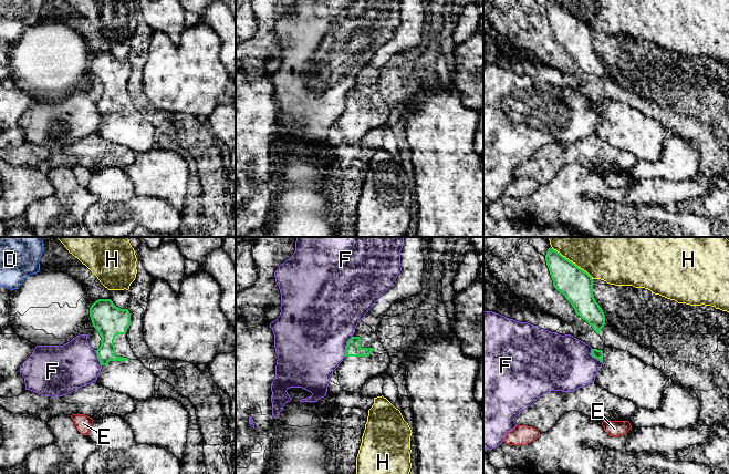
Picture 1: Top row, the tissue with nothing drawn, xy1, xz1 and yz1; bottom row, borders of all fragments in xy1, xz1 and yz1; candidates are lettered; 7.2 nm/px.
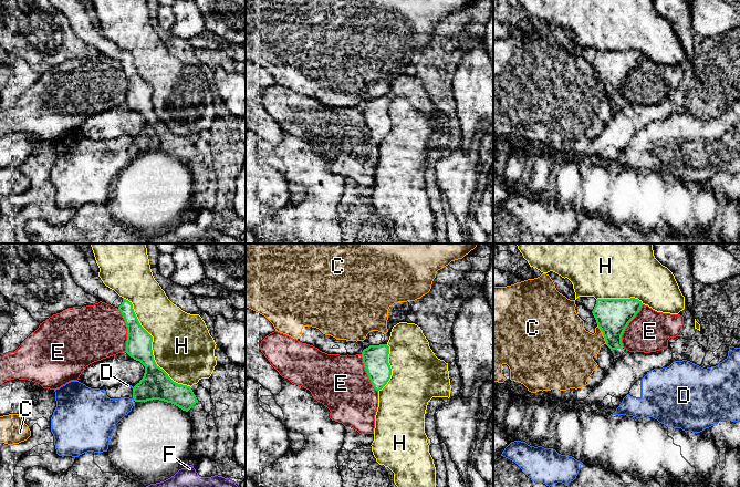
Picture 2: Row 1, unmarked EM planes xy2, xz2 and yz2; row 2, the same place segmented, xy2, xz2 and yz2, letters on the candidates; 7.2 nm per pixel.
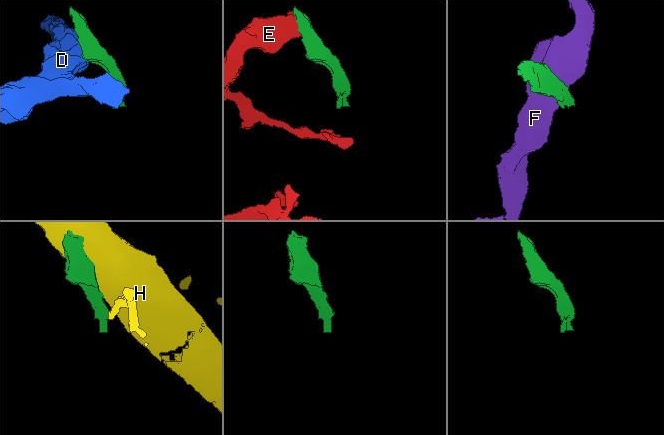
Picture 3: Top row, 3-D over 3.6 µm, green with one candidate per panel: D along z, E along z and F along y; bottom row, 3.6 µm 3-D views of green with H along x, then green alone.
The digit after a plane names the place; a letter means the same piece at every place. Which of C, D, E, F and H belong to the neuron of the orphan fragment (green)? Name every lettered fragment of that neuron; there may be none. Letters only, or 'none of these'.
none of these

